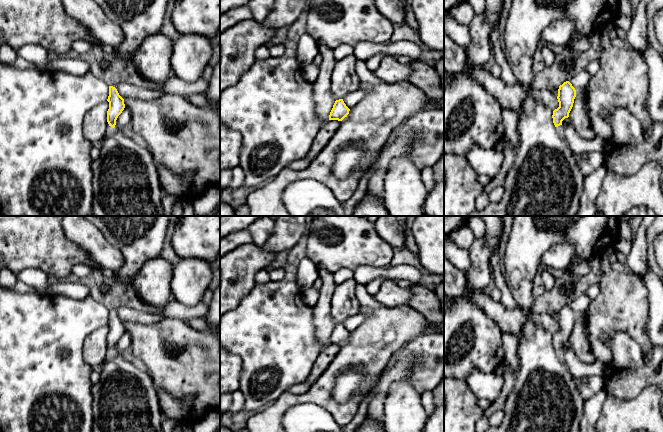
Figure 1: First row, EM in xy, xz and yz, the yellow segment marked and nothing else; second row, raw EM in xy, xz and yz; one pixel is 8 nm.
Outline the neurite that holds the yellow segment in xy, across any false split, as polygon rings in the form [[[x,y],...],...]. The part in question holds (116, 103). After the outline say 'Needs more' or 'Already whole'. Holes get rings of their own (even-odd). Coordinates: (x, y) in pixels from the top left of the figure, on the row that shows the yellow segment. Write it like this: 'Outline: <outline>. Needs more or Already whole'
Outline: [[[109,86],[109,96],[107,101],[109,102],[109,109],[107,111],[107,129],[106,135],[110,135],[113,132],[123,132],[132,135],[132,126],[129,123],[126,126],[119,127],[116,124],[118,116],[125,108],[124,99],[119,95],[117,89],[113,86]]]. Needs more

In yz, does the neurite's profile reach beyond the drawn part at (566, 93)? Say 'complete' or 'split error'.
split error

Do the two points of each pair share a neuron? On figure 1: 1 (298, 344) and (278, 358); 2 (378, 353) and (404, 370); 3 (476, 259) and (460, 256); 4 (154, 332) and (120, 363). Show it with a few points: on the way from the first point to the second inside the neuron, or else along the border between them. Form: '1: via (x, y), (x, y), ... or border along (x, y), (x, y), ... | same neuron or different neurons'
1: via (293, 344), (283, 353) | same neuron
2: border along (411, 340), (404, 343), (392, 355) | different neurons
3: border along (468, 250), (469, 268), (464, 273) | different neurons
4: border along (131, 359), (148, 375) | different neurons

